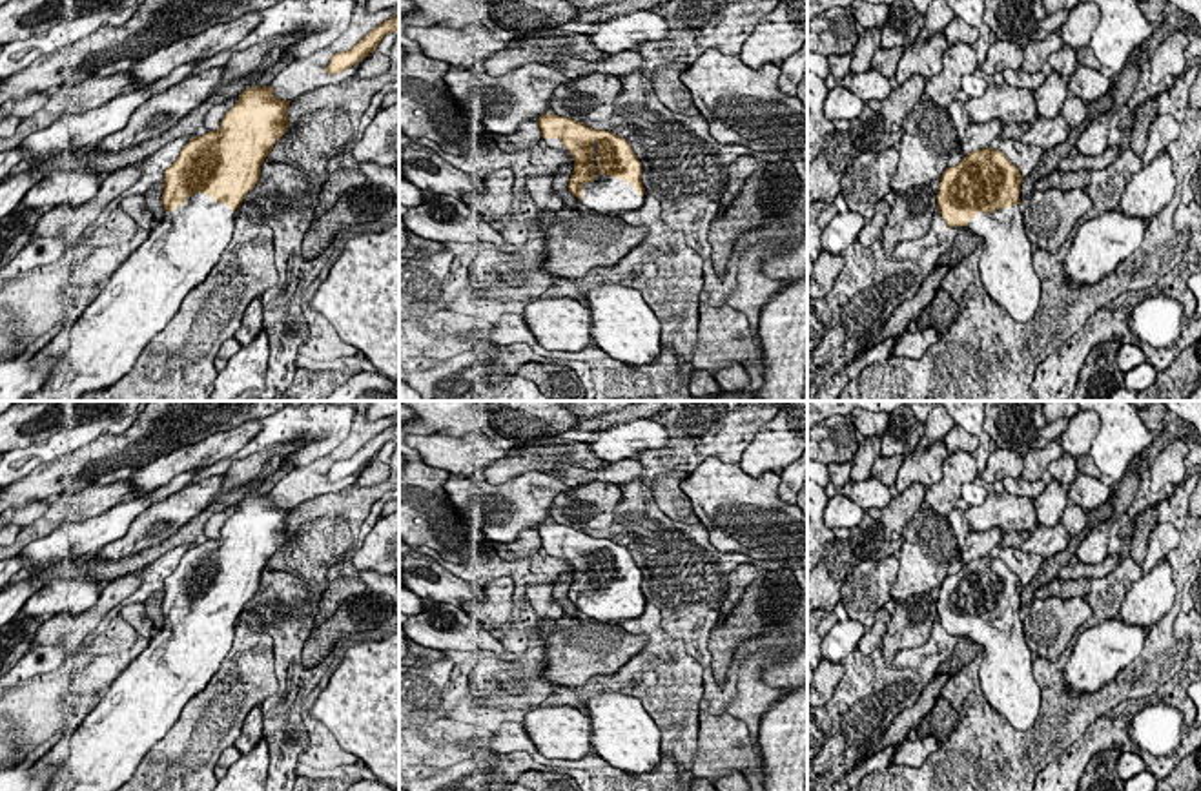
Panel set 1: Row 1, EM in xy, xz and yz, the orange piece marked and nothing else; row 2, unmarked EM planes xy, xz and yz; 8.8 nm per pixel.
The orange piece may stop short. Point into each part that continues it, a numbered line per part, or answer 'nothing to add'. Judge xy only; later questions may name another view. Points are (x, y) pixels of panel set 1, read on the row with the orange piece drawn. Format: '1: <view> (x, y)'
1: xy (146, 290)

